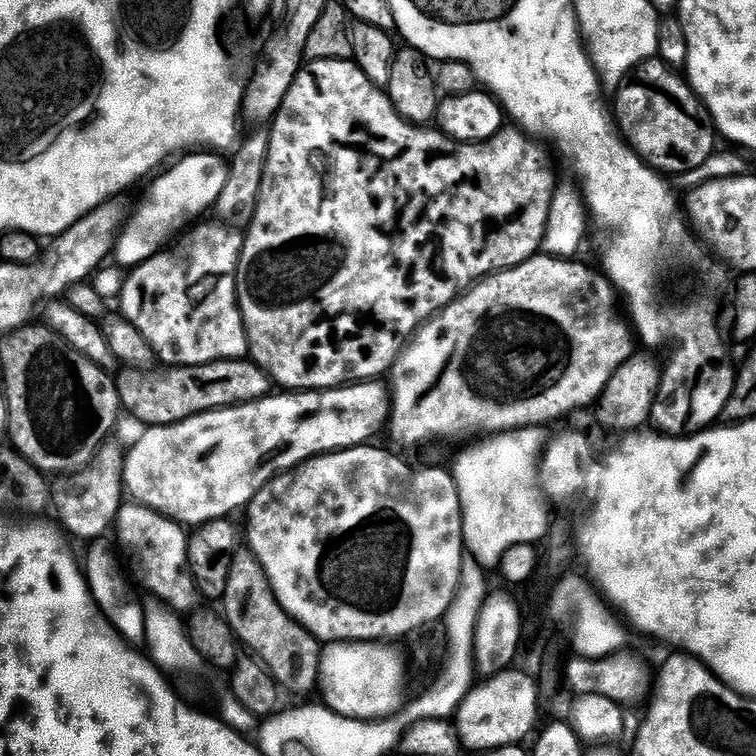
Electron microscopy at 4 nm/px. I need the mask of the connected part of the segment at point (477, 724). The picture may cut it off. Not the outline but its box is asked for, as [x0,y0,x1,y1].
[458,670,540,752]

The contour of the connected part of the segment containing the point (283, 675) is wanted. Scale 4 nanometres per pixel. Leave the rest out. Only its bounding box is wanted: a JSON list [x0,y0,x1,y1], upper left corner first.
[222,550,322,693]

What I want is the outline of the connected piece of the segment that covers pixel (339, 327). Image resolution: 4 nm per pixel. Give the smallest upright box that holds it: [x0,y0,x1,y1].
[316,310,420,387]

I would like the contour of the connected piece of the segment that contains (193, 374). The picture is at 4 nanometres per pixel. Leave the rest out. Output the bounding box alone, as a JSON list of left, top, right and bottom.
[115,358,270,428]

